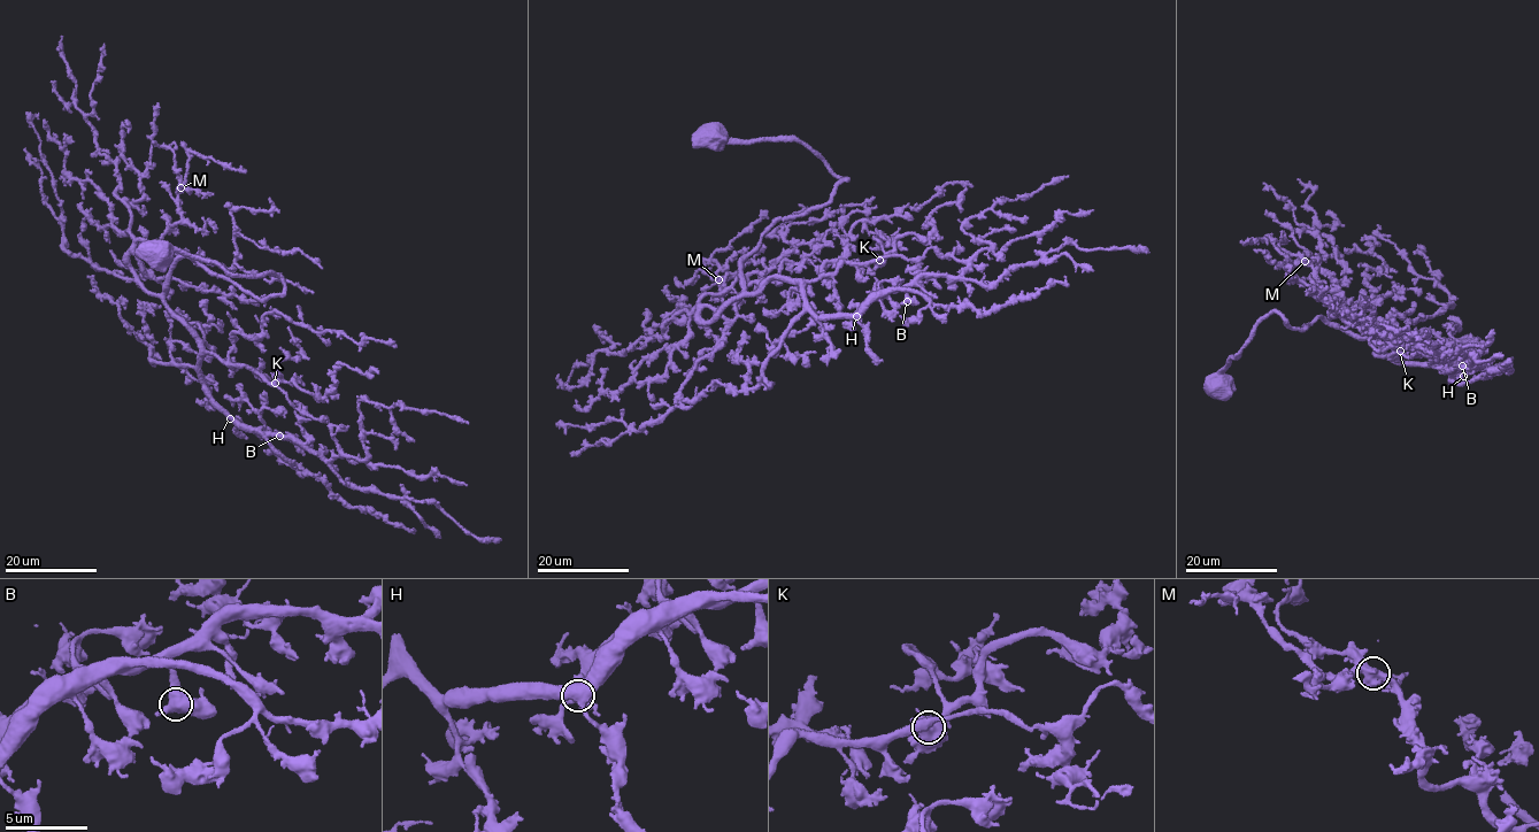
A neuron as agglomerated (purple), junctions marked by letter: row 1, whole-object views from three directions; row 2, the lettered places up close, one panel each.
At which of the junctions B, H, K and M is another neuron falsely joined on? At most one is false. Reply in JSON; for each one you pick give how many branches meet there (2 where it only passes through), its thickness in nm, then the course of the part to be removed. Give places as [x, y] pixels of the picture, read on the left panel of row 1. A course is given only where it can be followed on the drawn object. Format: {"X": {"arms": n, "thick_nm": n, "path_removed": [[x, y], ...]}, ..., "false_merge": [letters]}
{"false_merge": []}

